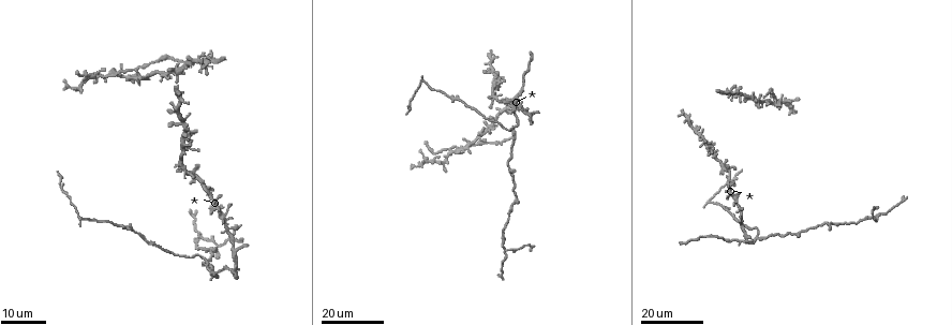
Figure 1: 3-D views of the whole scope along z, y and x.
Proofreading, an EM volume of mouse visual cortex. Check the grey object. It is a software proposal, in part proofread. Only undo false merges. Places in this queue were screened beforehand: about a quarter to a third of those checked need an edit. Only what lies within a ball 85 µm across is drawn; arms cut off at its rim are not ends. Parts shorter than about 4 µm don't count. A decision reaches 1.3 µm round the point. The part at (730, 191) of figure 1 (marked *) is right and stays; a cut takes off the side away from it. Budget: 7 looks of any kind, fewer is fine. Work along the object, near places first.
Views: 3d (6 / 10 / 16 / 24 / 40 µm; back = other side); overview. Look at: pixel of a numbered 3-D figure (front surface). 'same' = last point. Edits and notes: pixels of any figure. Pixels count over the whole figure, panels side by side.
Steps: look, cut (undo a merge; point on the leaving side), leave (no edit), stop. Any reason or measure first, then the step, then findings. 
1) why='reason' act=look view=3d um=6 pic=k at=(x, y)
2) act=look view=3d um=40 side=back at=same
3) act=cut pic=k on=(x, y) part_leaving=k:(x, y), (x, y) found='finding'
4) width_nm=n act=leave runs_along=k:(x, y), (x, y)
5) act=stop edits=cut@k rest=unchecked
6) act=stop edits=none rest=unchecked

why='thin arm on a thick one' act=look view=3d um=24 pic=1 at=(756, 237)

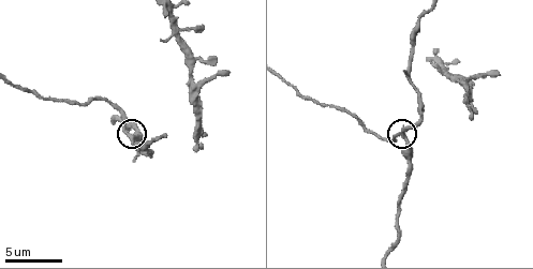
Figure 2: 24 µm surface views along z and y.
act=look view=3d um=10 pic=2 at=(135, 136)

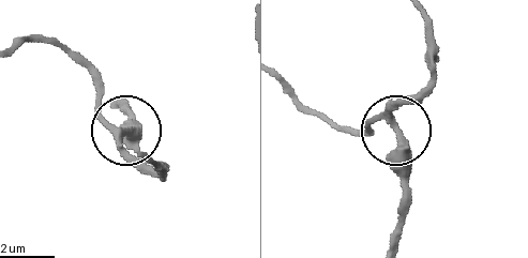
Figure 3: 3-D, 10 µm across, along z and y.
act=leave found='continuous, no second neuron'

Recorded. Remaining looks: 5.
why='calibre changes' act=look view=3d um=24 pic=1 at=(451, 97)

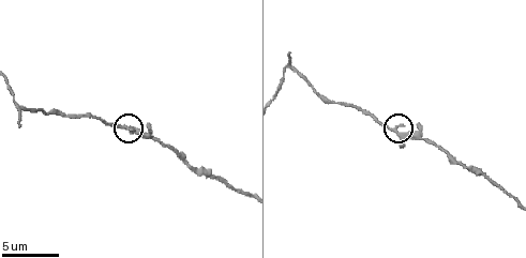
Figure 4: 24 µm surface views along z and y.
act=look view=3d um=10 pic=4 at=(402, 134)

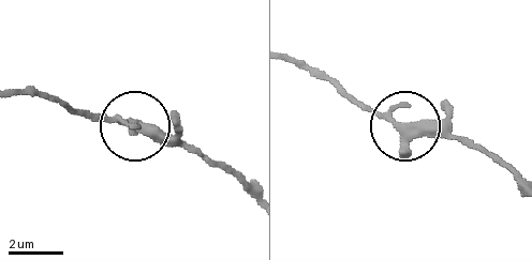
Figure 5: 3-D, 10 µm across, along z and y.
act=leave runs_along=5:(522, 183), (488, 151), (454, 135), (392, 126), (352, 96) found='one neuron here'

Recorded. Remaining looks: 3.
why='thick turns thin' act=look view=3d um=24 pic=1 at=(198, 245)

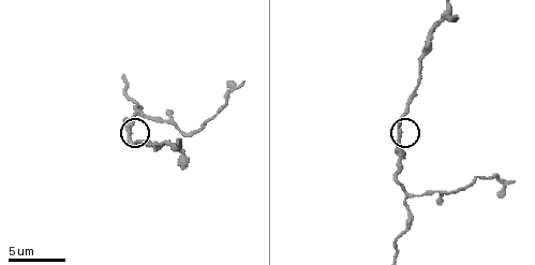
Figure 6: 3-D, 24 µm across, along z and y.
act=look view=3d um=10 pic=6 at=(128, 130)

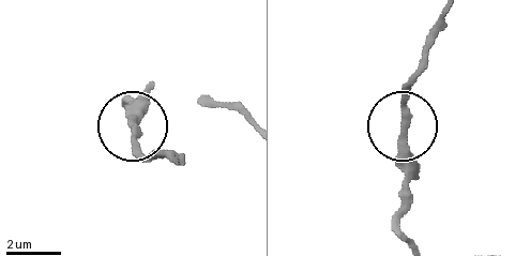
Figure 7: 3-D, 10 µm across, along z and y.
width_nm=250 act=leave runs_along=7:(447, 10), (412, 86), (400, 135), (407, 208) found='continuous, no second neuron'

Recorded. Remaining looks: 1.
act=stop edits=none rest=unchecked

